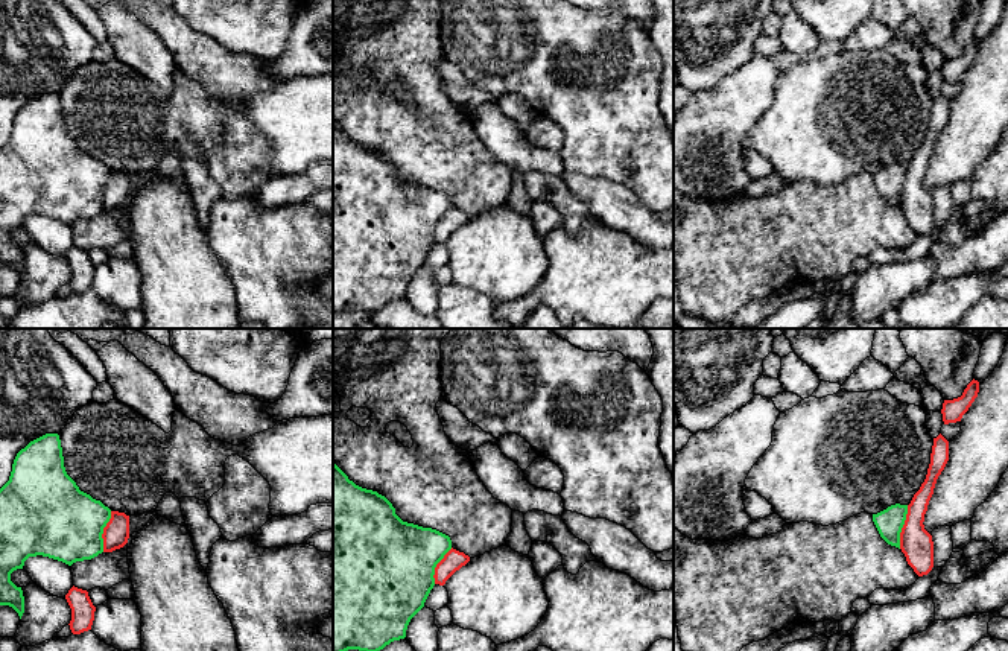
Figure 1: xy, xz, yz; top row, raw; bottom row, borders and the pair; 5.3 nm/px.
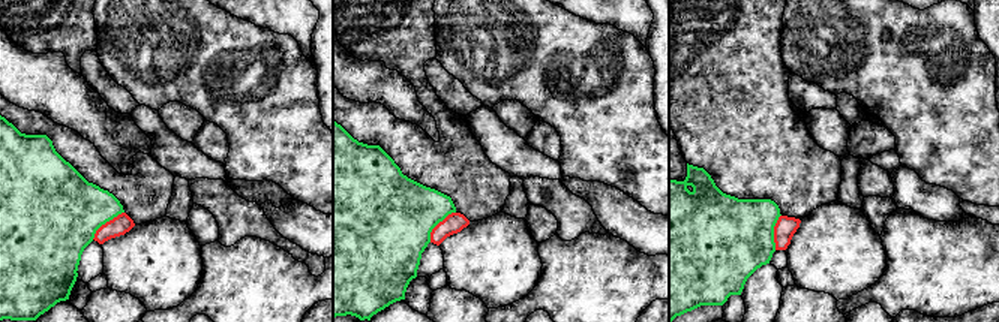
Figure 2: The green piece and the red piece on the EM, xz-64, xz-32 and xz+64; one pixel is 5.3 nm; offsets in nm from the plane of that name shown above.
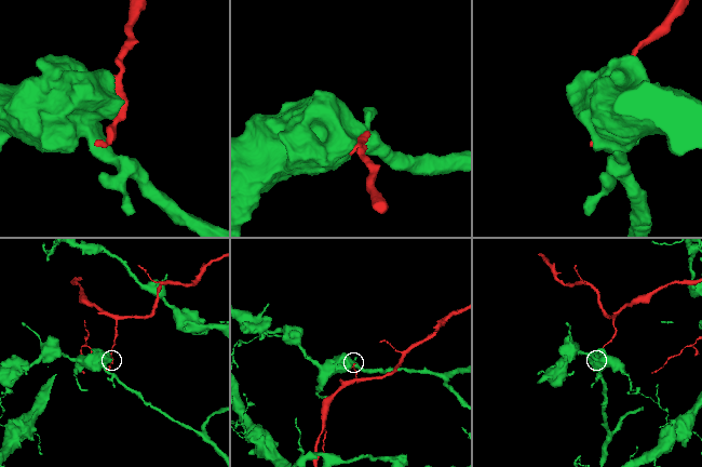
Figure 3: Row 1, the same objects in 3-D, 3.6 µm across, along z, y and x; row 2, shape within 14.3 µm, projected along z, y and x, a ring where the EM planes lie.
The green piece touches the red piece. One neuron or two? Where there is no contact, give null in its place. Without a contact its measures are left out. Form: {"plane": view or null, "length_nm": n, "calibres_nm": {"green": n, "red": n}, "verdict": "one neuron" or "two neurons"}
{"plane": "yz", "length_nm": 240, "calibres_nm": {"green": 140, "red": 170}, "verdict": "one neuron"}

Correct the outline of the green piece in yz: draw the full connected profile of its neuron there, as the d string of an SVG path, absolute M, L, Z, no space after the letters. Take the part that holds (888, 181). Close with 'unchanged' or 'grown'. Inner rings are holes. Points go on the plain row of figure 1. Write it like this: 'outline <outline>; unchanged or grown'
outline M940 93L934 97L926 138L911 163L895 163L873 173L873 181L880 196L905 213L908 224L918 236L927 234L934 227L934 201L923 181L937 138L947 120L949 100Z; grown

